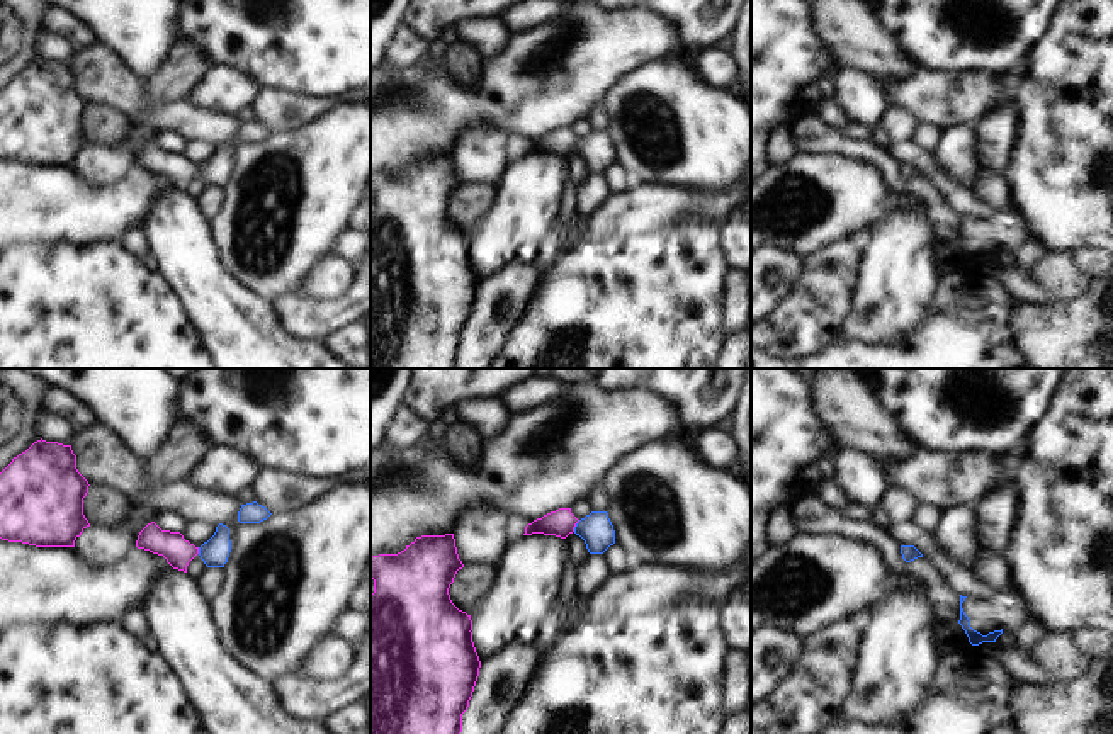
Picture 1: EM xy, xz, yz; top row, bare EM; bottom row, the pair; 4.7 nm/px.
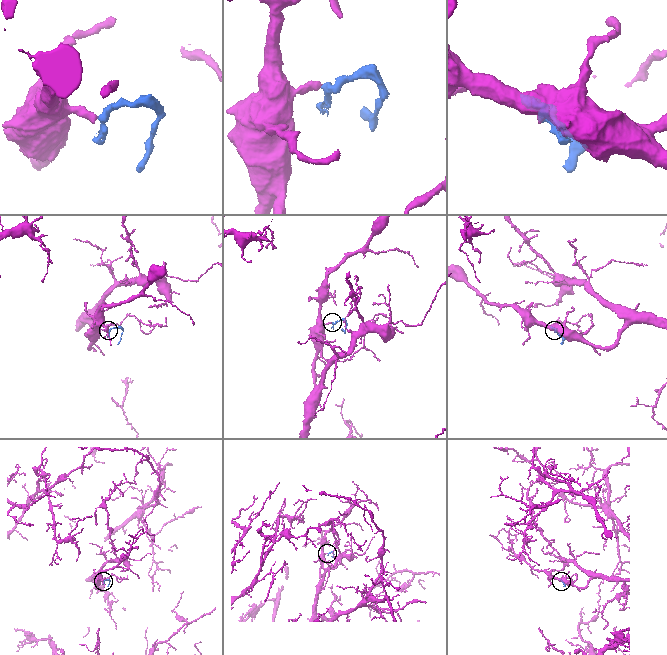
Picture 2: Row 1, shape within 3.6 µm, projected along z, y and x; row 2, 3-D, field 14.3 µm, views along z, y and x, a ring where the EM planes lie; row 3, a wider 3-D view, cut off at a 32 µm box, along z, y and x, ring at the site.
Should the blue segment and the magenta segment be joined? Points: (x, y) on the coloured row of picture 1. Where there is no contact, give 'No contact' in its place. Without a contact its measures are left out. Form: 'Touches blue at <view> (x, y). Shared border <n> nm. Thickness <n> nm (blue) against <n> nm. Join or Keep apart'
Touches blue at xz (576, 525). Shared border 70 nm. Thickness 160 nm (blue) against 130 nm. Join

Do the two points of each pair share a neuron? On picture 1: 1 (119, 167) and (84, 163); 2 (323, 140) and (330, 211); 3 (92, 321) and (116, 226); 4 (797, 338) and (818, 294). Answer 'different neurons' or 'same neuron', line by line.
1: same neuron
2: same neuron
3: different neurons
4: same neuron

